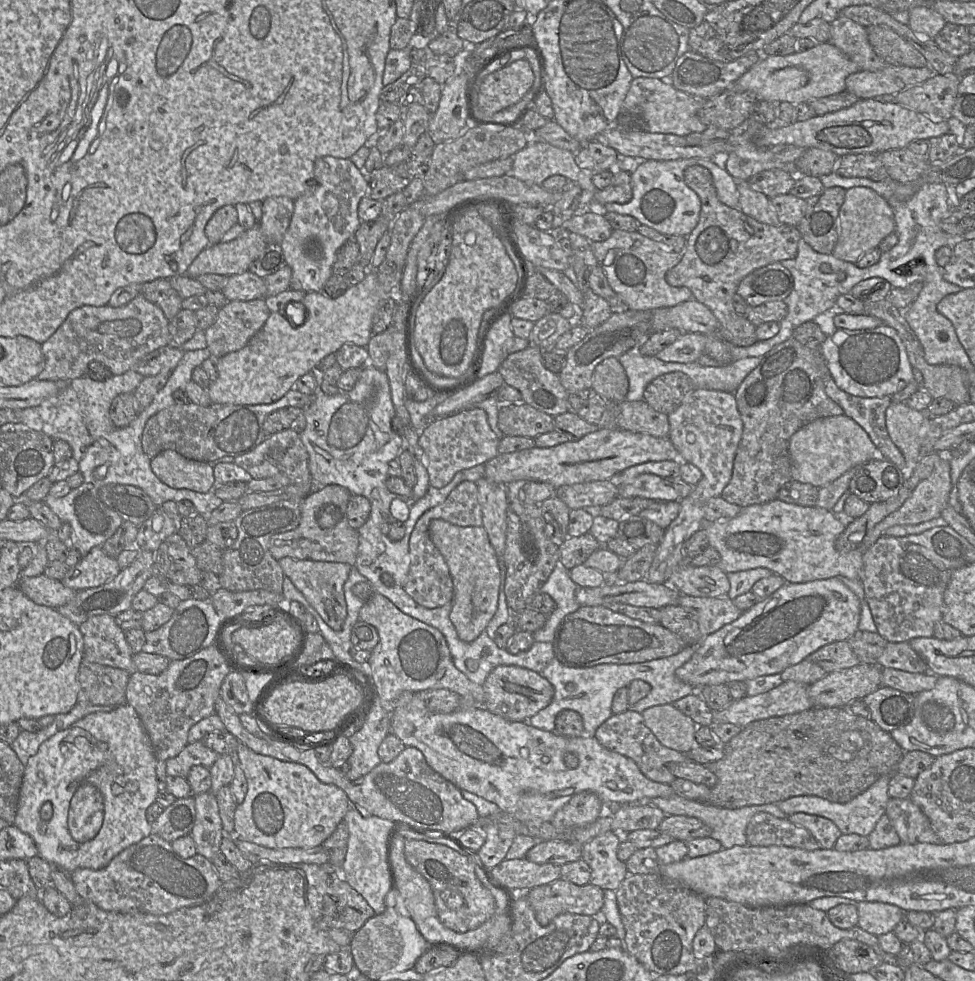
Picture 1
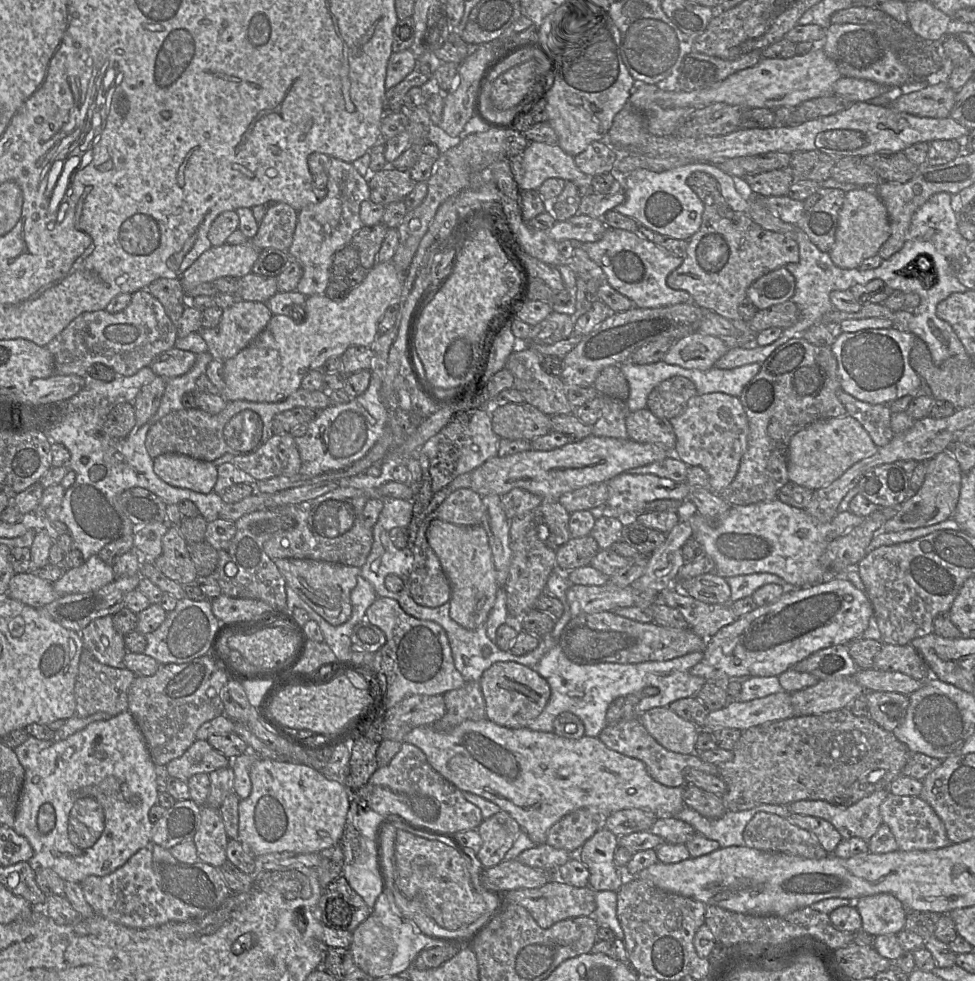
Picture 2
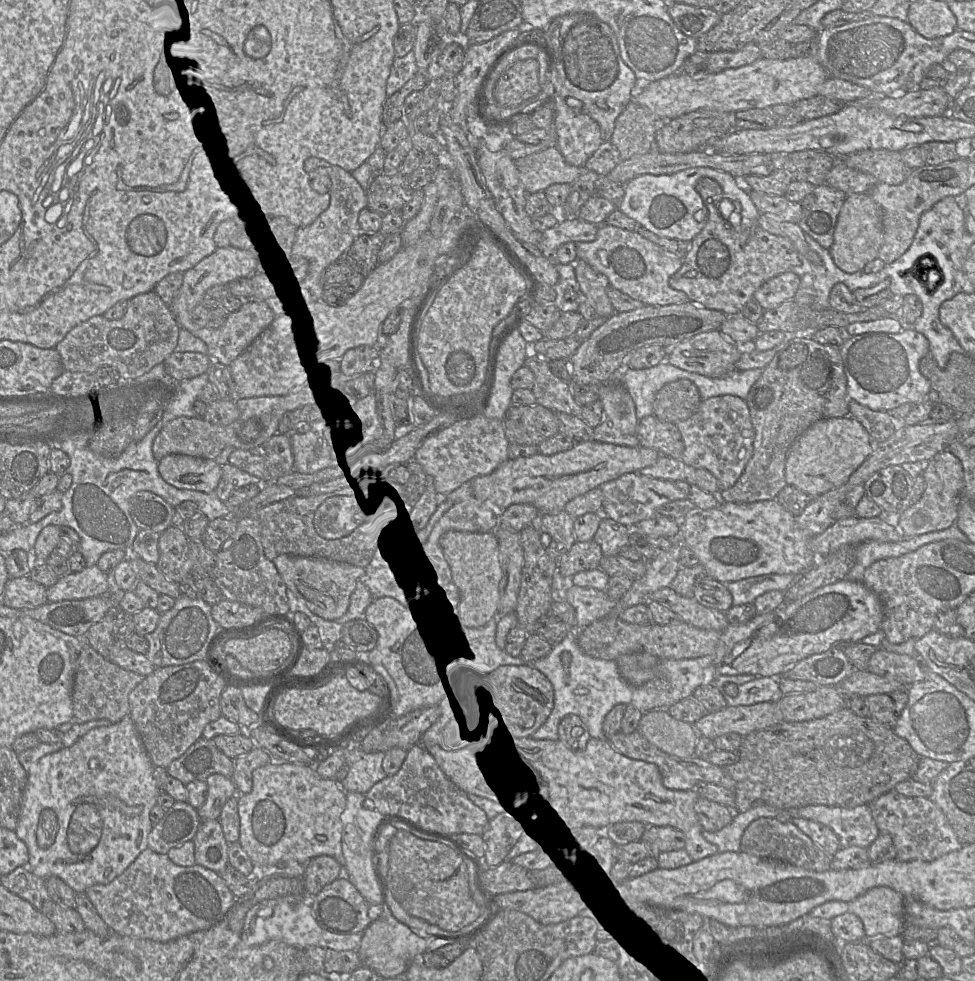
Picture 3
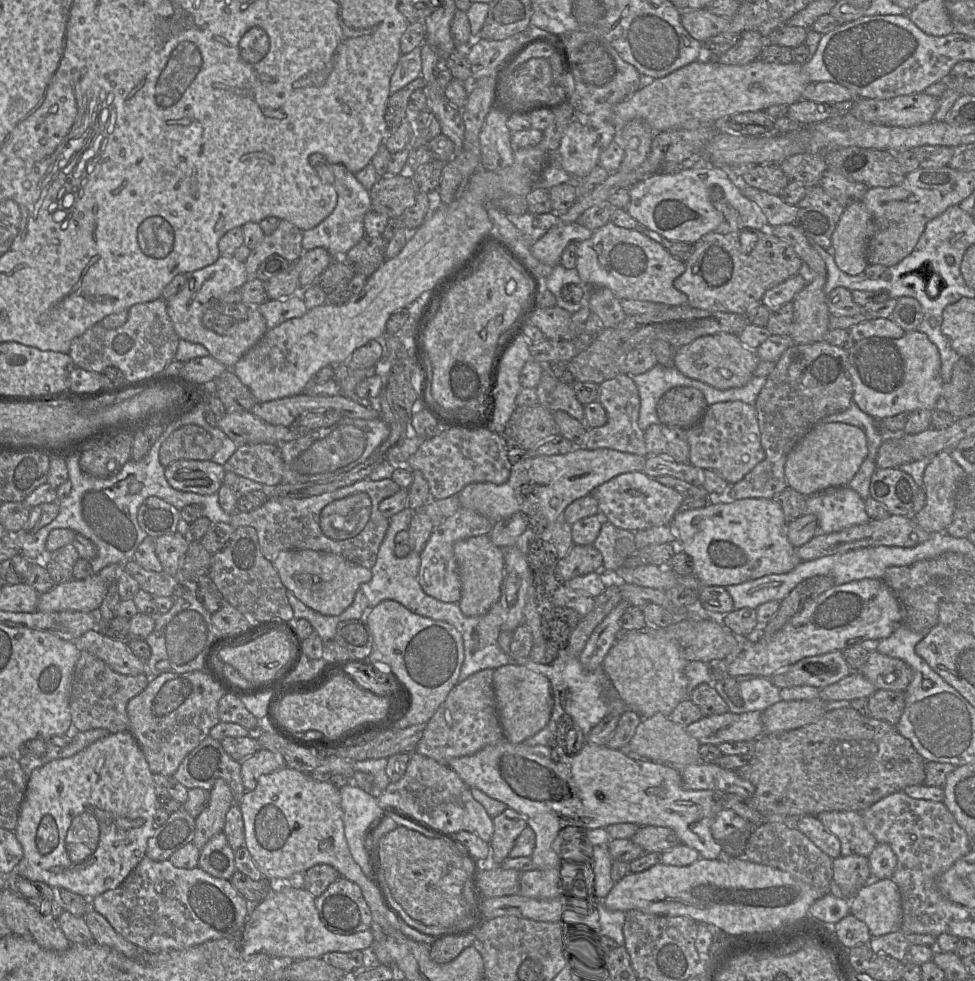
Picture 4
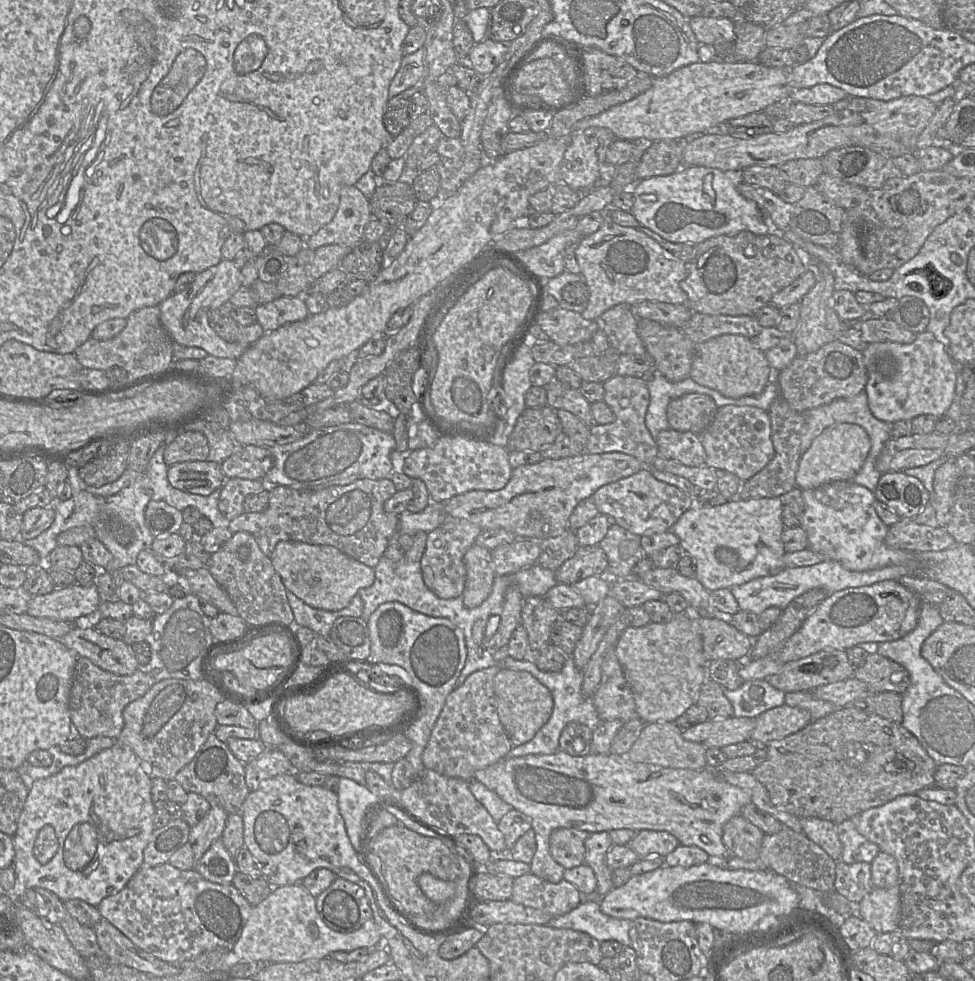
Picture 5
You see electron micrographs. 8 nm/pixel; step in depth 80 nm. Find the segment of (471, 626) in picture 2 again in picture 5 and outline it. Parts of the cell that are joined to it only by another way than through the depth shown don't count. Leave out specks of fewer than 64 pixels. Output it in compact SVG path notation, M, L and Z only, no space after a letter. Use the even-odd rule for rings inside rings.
M473 544L464 555L466 567L466 582L462 594L463 604L466 608L479 606L490 595L496 577L491 551Z

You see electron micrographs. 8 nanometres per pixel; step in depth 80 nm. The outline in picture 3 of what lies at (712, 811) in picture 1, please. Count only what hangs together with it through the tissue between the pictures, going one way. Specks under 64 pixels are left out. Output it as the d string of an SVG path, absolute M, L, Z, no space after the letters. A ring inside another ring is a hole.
M757 806L745 812L734 812L732 821L718 831L703 829L704 838L716 845L719 852L740 851L741 838L747 826L759 817L774 817L781 821L792 821L796 816L794 810L774 809L767 806Z

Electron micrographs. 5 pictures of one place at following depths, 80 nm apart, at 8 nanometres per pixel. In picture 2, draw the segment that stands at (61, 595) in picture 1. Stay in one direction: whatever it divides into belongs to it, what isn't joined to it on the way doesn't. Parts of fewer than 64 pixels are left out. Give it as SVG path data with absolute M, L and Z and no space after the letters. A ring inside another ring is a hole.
M34 572L14 574L9 581L6 595L36 609L59 597L53 583L38 577Z

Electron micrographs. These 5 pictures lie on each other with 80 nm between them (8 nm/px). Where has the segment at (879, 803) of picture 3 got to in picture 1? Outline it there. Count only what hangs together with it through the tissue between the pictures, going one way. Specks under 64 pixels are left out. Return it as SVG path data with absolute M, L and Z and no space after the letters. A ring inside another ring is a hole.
M889 798L885 814L904 844L942 844L928 817L910 798Z

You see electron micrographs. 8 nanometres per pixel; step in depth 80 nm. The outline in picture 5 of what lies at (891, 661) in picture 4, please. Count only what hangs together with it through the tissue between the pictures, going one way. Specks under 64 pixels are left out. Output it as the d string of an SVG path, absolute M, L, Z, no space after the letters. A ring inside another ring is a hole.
M878 653L868 655L865 663L855 668L854 677L867 684L871 694L903 692L910 685L910 674L901 664Z

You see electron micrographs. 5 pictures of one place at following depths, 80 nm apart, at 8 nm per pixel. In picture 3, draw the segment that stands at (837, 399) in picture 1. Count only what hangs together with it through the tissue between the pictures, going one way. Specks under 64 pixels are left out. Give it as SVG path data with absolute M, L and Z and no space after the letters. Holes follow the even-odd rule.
M854 400L849 401L848 416L855 418L861 423L874 443L886 441L895 431L888 412L871 410Z

